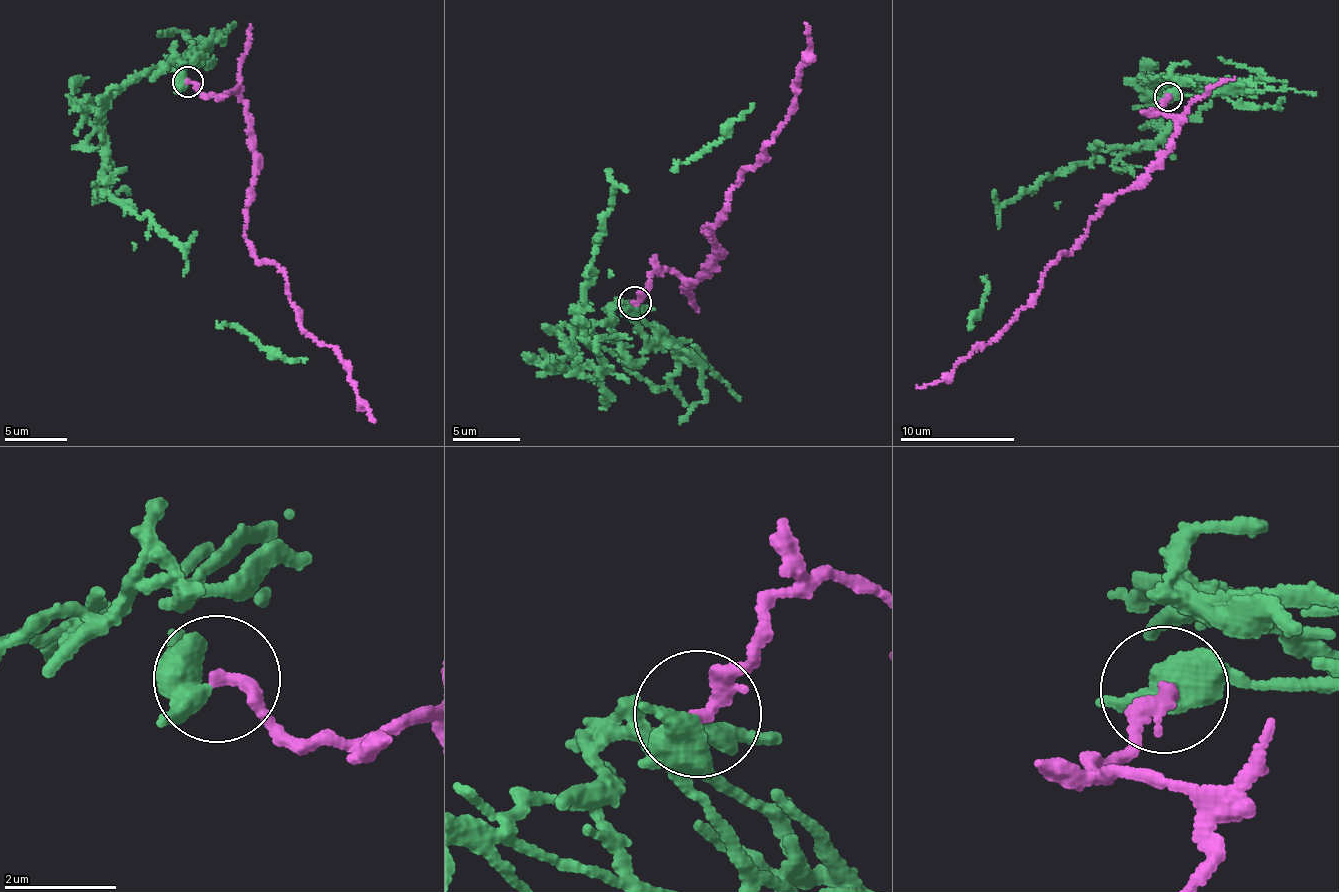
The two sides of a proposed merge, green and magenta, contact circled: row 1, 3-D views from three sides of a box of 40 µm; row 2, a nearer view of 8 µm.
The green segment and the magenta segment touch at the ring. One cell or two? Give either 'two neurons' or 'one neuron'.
two neurons

